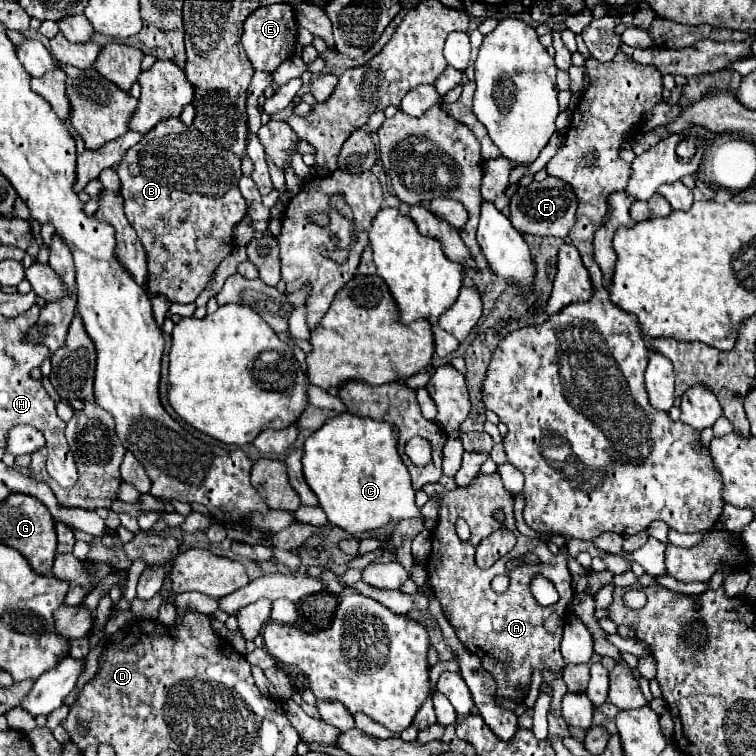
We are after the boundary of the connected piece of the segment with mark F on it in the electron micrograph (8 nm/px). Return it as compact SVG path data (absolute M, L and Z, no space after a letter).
M546 177L544 181L532 181L526 187L520 187L512 201L510 201L510 221L520 233L532 233L532 235L552 235L552 237L566 237L570 227L574 225L578 199L566 181L558 177Z

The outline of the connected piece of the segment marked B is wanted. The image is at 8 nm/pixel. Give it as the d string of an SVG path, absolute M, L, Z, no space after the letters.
M168 117L168 119L162 119L152 131L148 131L144 137L142 137L142 141L138 141L134 147L130 147L126 153L124 153L124 157L122 157L122 161L120 161L120 165L118 165L118 177L120 177L120 181L122 181L122 187L120 187L120 195L122 195L122 199L124 199L124 213L126 213L126 217L128 217L128 221L132 223L132 227L136 229L136 233L138 233L138 237L140 237L140 241L142 241L142 245L144 245L144 249L146 249L146 255L148 255L148 279L146 279L146 289L148 289L148 293L150 295L166 295L170 301L174 301L174 303L192 303L198 295L200 295L200 291L208 285L208 281L210 281L210 277L214 275L214 271L216 271L216 267L220 265L220 261L224 259L224 257L228 257L230 255L230 251L232 251L232 247L234 247L234 241L232 241L232 227L240 221L240 219L244 219L244 215L246 215L246 201L244 201L244 197L240 195L240 189L238 189L238 179L240 179L240 175L242 175L242 171L240 171L240 159L234 155L234 153L230 153L230 151L226 151L226 149L218 149L216 145L212 145L194 125L190 125L190 127L186 127L180 119L176 119L176 117Z

